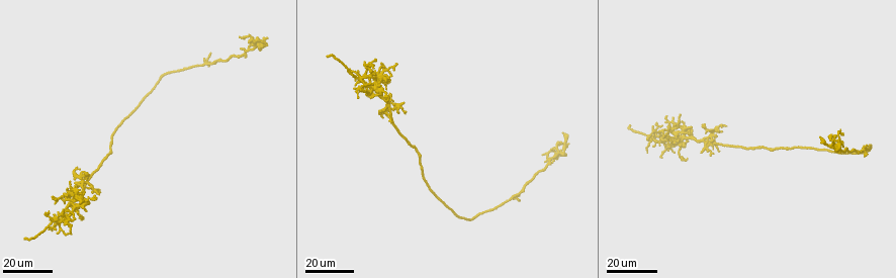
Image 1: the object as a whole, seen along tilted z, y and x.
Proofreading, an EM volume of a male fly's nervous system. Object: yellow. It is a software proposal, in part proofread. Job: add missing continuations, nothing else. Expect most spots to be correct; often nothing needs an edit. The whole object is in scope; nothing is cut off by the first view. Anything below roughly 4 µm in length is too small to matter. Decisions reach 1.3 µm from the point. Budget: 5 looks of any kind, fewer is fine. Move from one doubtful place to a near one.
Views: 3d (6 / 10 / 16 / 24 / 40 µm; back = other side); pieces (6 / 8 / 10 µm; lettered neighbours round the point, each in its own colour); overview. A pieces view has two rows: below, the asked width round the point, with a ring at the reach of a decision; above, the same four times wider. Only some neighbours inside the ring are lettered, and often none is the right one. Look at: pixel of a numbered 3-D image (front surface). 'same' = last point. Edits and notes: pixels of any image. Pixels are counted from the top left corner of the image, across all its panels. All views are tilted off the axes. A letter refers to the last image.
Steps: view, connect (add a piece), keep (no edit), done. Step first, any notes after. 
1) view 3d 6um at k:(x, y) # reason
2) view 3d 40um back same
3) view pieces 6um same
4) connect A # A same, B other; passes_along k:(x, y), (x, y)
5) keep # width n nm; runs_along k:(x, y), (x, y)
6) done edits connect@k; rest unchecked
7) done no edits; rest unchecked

view 3d 24um at 1:(81, 193) # branch stops here

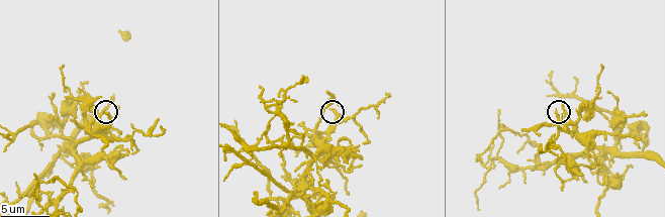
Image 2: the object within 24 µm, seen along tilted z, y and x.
view pieces 10um at 2:(557, 112)

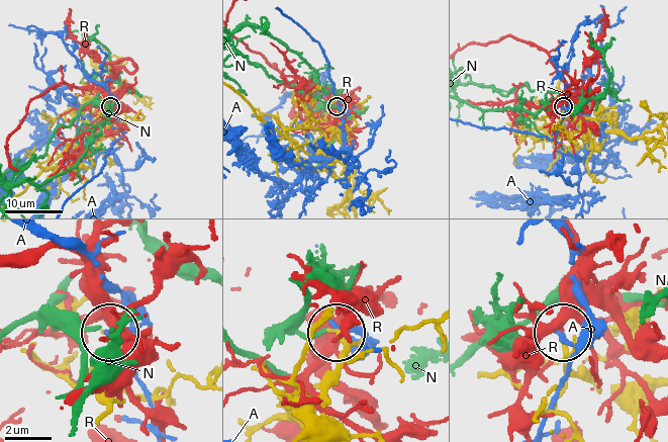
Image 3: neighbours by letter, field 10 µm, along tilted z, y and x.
keep # width 170 nm; A other, N other, R other; none of them fits

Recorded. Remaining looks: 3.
view pieces 10um at 2:(550, 76) # an open end

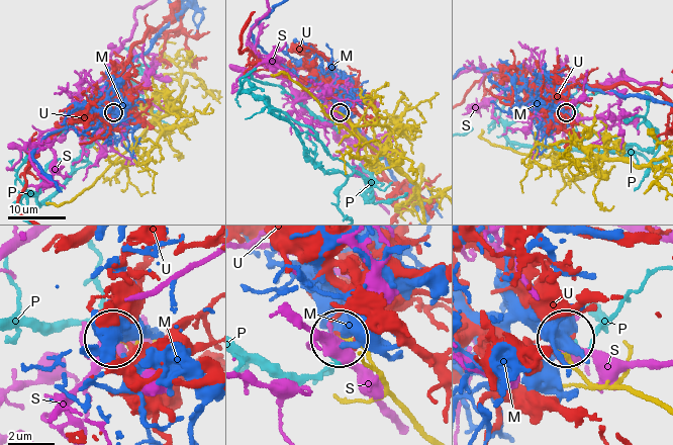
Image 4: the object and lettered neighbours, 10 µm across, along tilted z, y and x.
keep # M other, P other, S other, U other; no lettered piece goes on from it

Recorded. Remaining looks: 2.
view 3d 16um at 1:(842, 133) # tapers out

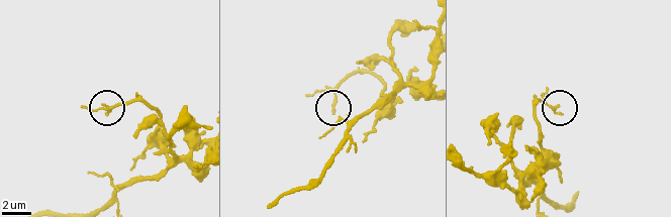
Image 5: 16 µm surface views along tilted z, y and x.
view pieces 10um at 5:(333, 114)

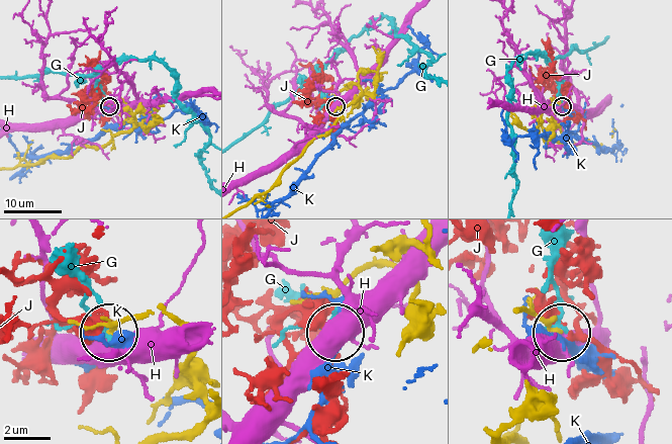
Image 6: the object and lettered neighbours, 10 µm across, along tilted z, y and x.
keep # G other, H other, J other, K other; no lettered piece goes on from it

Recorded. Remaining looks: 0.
done no edits; rest unchecked

